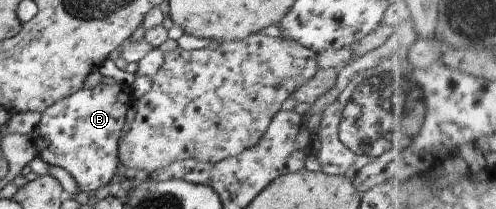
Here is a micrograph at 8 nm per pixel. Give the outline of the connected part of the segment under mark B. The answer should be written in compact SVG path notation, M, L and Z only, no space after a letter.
M103 79L93 89L77 91L70 97L57 101L42 112L41 120L34 131L33 141L37 157L51 166L59 166L67 170L79 185L79 191L97 191L99 187L107 185L118 173L119 167L119 141L121 130L126 123L126 114L134 103L132 87L115 80Z

